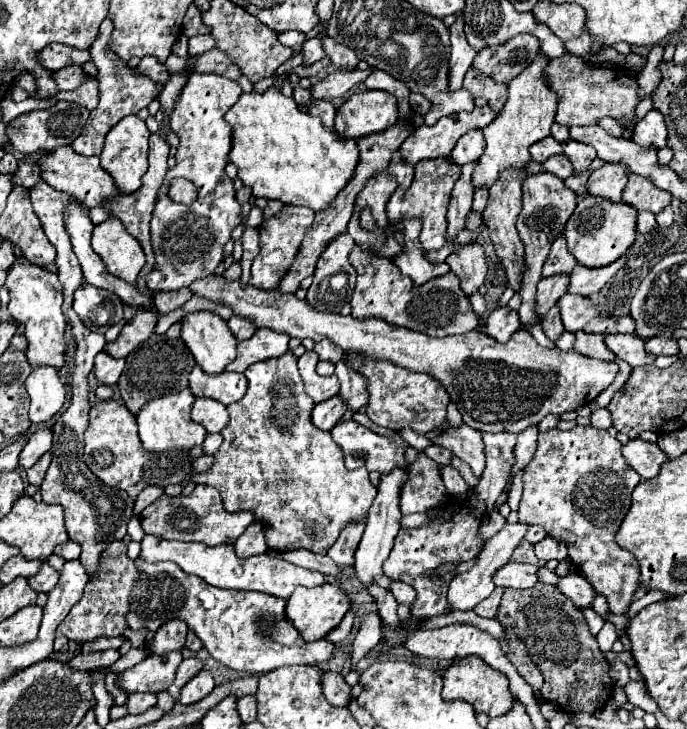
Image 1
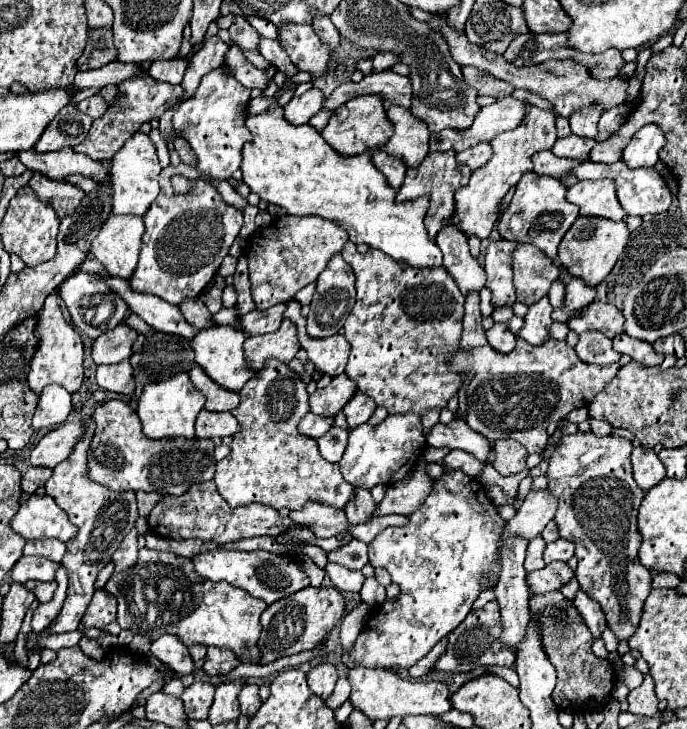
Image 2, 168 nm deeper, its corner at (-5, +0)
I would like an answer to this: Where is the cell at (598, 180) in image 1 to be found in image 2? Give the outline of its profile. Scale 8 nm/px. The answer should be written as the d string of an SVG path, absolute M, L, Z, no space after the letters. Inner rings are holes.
M609 179L579 181L573 187L569 187L567 199L571 203L579 205L581 215L607 217L607 219L613 219L613 221L619 221L627 215L617 201L613 181L609 181Z

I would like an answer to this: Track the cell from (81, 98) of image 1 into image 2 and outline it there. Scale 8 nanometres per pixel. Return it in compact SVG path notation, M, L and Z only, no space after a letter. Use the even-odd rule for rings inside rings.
M93 95L93 97L85 99L85 101L81 101L81 103L79 103L79 109L81 109L83 113L87 113L89 117L97 119L97 117L101 117L101 115L105 113L107 103L105 103L105 99L103 99L101 95Z

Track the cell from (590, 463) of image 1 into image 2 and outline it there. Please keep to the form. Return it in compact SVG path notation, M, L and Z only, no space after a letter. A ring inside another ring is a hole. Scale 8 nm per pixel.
M577 431L575 435L561 435L561 441L551 447L553 455L549 457L547 469L547 491L553 493L559 501L555 523L559 527L559 537L569 539L577 545L575 557L579 559L577 581L581 589L601 603L603 613L607 617L607 625L613 629L619 641L627 641L639 625L643 603L651 591L651 571L641 565L637 551L641 543L641 535L637 533L637 511L643 499L643 489L635 483L631 475L631 441L615 435L597 437L593 431Z

